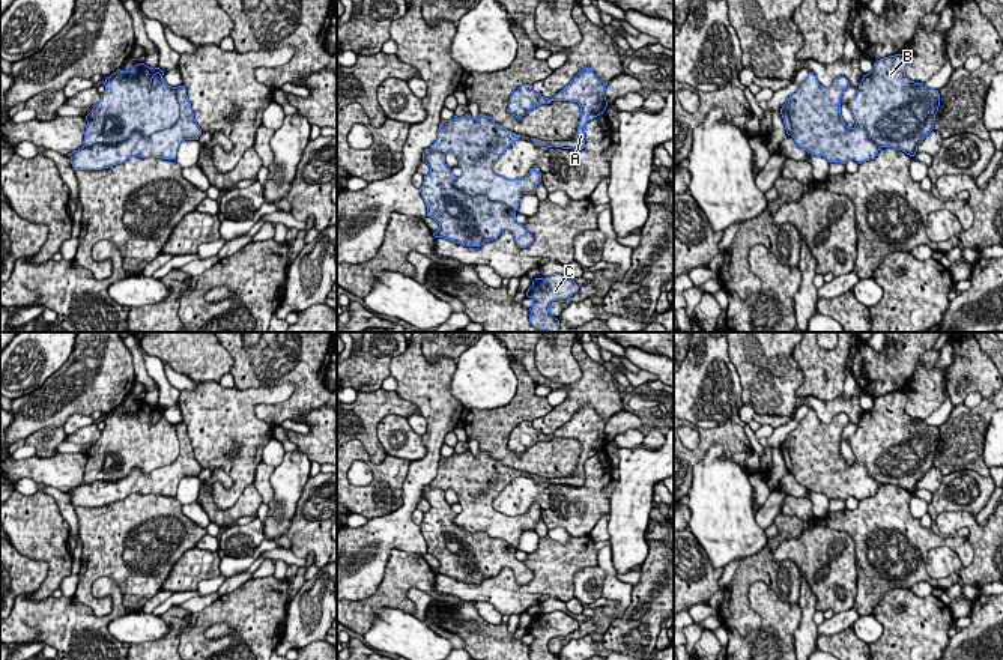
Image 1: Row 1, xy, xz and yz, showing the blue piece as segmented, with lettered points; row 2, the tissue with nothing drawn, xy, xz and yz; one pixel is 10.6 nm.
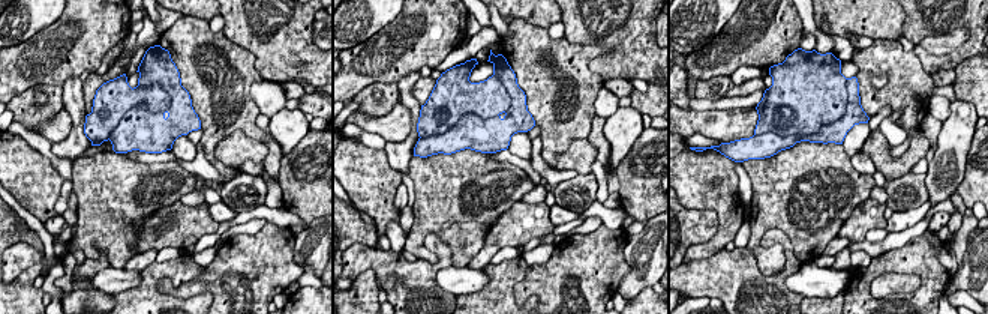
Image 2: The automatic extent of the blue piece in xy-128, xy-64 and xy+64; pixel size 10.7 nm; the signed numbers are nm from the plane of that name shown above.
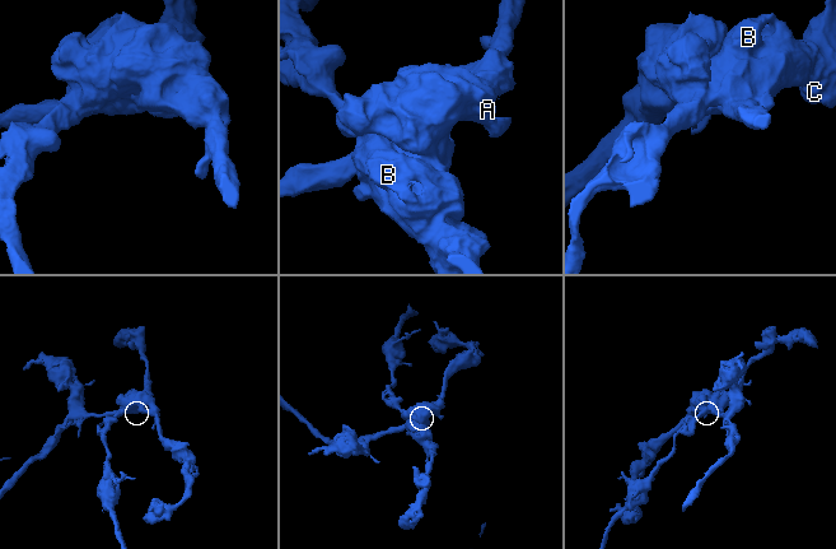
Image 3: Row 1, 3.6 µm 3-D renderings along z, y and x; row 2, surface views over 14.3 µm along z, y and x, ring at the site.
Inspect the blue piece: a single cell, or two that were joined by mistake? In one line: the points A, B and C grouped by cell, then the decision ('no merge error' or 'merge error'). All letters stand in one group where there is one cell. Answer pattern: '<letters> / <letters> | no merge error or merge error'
A / B C | merge error

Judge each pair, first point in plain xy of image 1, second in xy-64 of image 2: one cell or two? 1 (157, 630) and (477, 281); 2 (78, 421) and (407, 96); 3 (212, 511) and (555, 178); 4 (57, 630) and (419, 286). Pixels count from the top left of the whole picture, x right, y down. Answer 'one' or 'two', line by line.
1: one
2: one
3: two
4: one

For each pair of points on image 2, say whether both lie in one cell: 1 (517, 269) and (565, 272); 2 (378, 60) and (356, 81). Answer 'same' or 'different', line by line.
1: different
2: same

